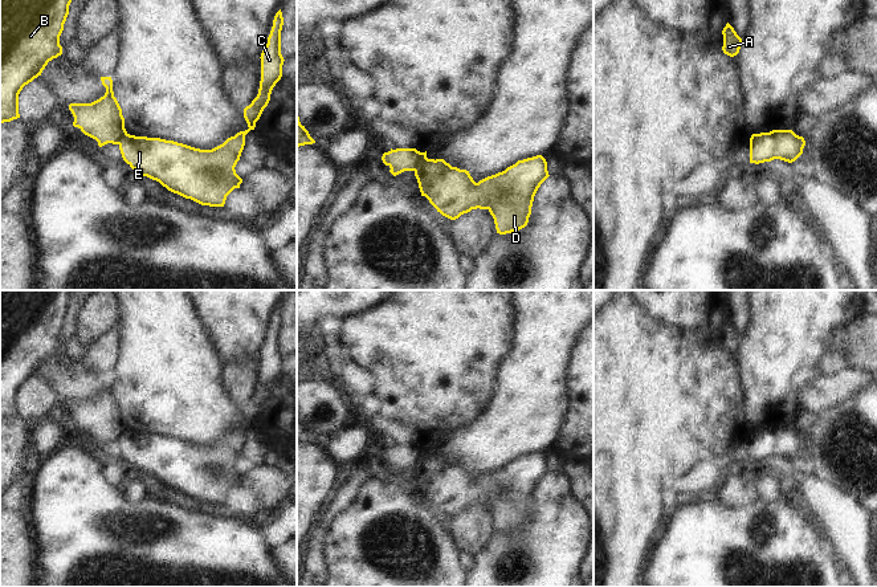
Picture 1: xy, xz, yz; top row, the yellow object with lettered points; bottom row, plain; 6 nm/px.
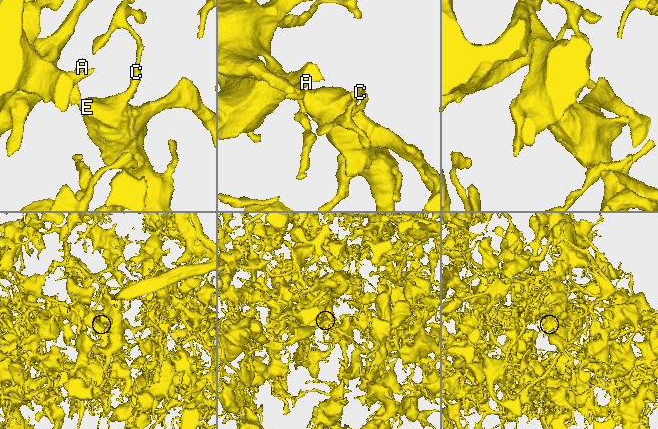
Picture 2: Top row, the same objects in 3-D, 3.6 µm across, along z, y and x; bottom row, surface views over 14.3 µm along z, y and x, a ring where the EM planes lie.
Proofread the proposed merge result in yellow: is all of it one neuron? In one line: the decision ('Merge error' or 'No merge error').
Merge error

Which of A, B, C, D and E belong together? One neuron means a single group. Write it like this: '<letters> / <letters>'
A / B C D E

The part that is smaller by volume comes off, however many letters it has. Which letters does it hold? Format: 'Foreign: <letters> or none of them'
Foreign: A

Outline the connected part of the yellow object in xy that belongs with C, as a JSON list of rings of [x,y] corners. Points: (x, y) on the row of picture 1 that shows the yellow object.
[[[281,9],[276,13],[273,27],[268,37],[268,44],[261,53],[261,81],[257,97],[244,109],[244,118],[248,130],[228,138],[223,144],[212,150],[200,150],[174,140],[160,138],[135,136],[126,134],[118,143],[123,160],[136,170],[142,176],[159,182],[168,191],[185,199],[191,199],[201,205],[224,207],[227,196],[240,188],[242,179],[236,174],[236,164],[240,160],[245,146],[245,135],[254,130],[264,109],[270,101],[270,94],[276,83],[282,77],[284,57],[281,54],[281,30],[284,17]]]

